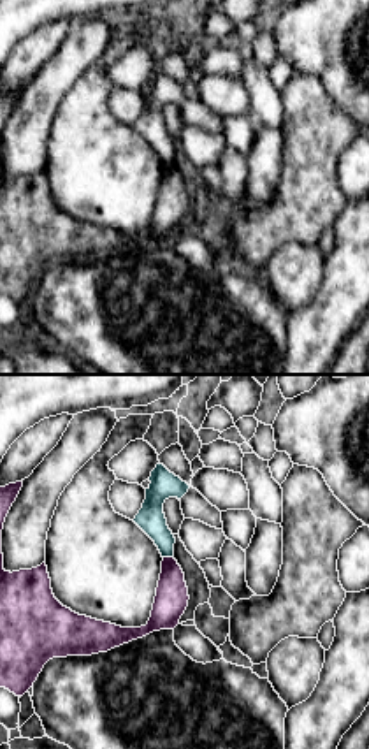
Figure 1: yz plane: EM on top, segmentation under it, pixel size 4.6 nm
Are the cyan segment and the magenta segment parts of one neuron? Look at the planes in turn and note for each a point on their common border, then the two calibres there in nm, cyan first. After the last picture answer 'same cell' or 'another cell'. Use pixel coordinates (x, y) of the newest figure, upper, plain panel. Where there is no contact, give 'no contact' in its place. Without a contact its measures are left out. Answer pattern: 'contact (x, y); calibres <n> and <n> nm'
contact (169, 162); calibres 130 and 150 nm

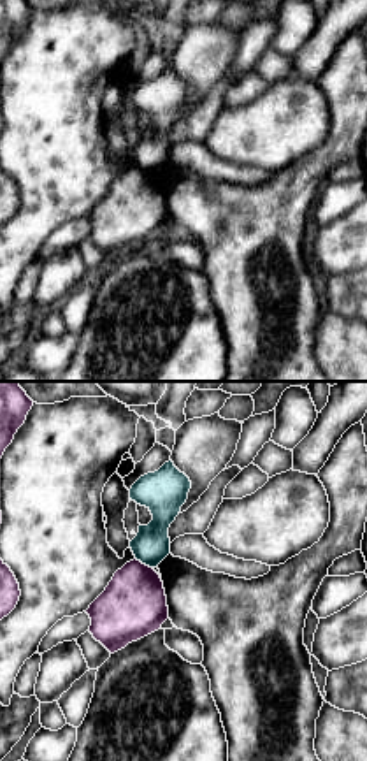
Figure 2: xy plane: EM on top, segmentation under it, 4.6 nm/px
contact (144, 169); calibres 170 and 300 nm

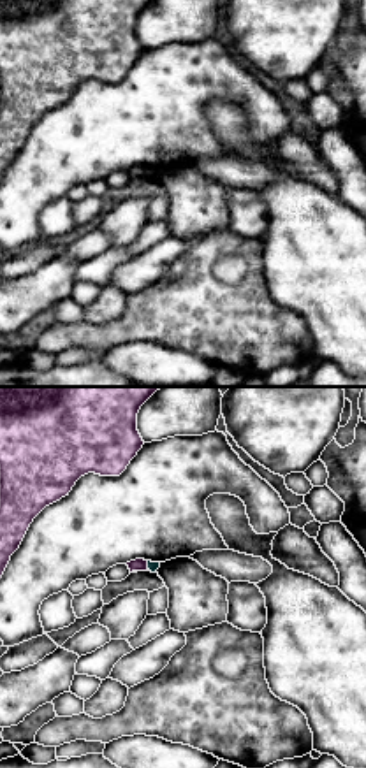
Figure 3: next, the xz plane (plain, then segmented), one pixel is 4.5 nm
contact (148, 173); calibres 50 and 60 nm

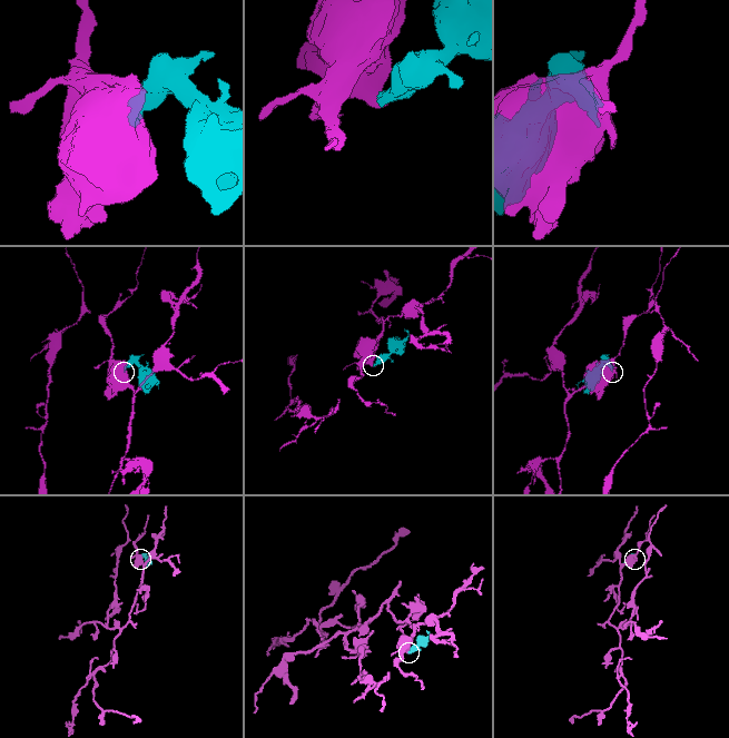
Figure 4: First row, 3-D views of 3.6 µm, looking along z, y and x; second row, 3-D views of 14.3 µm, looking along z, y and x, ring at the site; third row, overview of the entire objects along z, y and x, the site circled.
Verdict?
another cell

